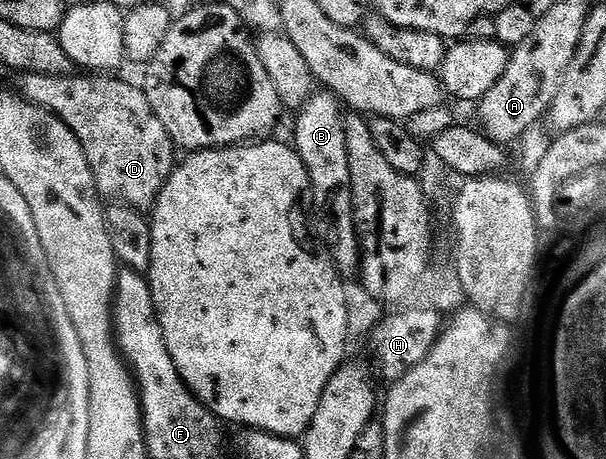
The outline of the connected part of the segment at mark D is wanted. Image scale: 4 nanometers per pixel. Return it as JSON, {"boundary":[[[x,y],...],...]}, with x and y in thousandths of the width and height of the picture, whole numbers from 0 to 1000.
{"boundary":[[[40,159],[28,170],[28,200],[54,229],[76,237],[101,255],[102,264],[132,303],[139,338],[152,364],[155,397],[170,431],[196,447],[215,447],[219,455],[252,458],[274,394],[290,366],[287,331],[290,318],[277,294],[271,268],[257,251],[244,216],[239,192],[193,176],[188,163],[124,163],[119,168],[87,168],[64,159]]]}

